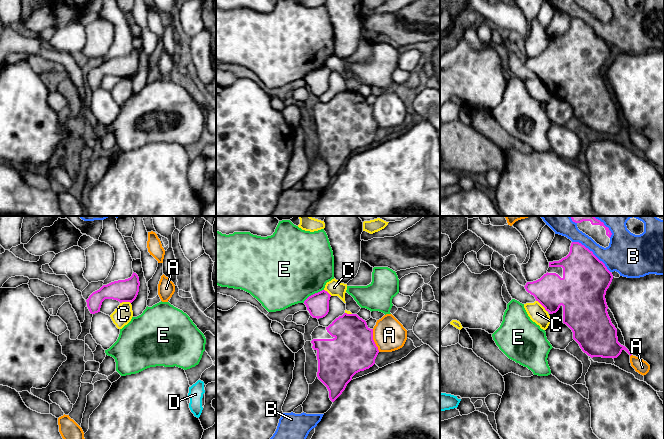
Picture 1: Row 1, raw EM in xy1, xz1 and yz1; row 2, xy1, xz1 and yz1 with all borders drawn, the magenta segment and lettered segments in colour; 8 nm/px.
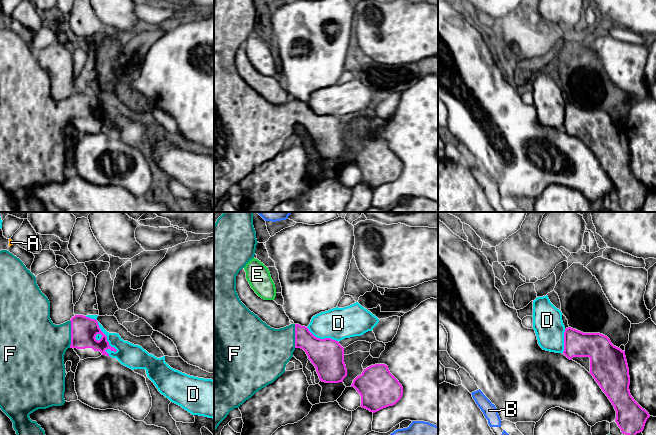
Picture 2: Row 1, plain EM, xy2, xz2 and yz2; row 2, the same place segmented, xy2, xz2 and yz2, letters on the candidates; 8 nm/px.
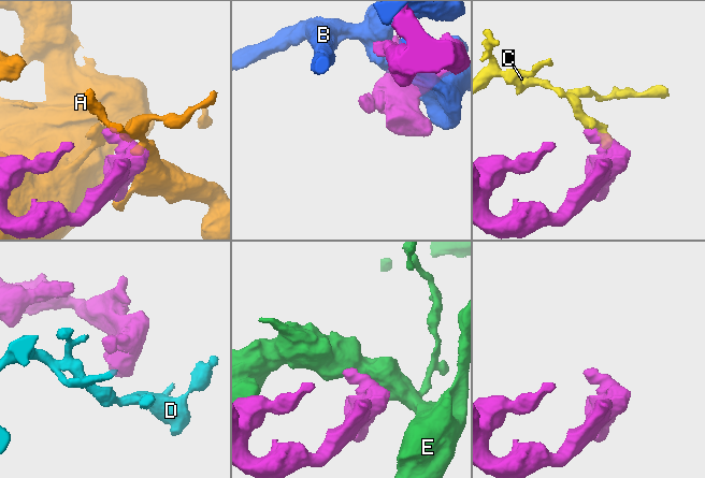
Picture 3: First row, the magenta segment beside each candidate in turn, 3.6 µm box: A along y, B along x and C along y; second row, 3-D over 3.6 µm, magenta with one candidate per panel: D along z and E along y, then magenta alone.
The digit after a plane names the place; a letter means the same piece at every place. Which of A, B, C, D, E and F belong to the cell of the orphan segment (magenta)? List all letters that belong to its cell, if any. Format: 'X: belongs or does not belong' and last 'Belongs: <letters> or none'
A: does not belong
B: does not belong
C: does not belong
D: does not belong
E: does not belong
F: belongs
Belongs: F

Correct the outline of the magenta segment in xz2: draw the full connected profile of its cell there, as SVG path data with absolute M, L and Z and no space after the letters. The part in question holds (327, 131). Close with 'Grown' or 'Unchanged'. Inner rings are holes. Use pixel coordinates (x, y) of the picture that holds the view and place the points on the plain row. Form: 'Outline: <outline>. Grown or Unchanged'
Outline: M253 0L214 1L214 208L231 186L239 184L256 168L273 159L285 148L286 140L293 133L296 124L306 128L320 157L339 159L347 152L344 124L338 117L317 114L307 103L299 100L280 105L271 104L241 78L236 68L236 52L254 34L257 19Z. Grown

